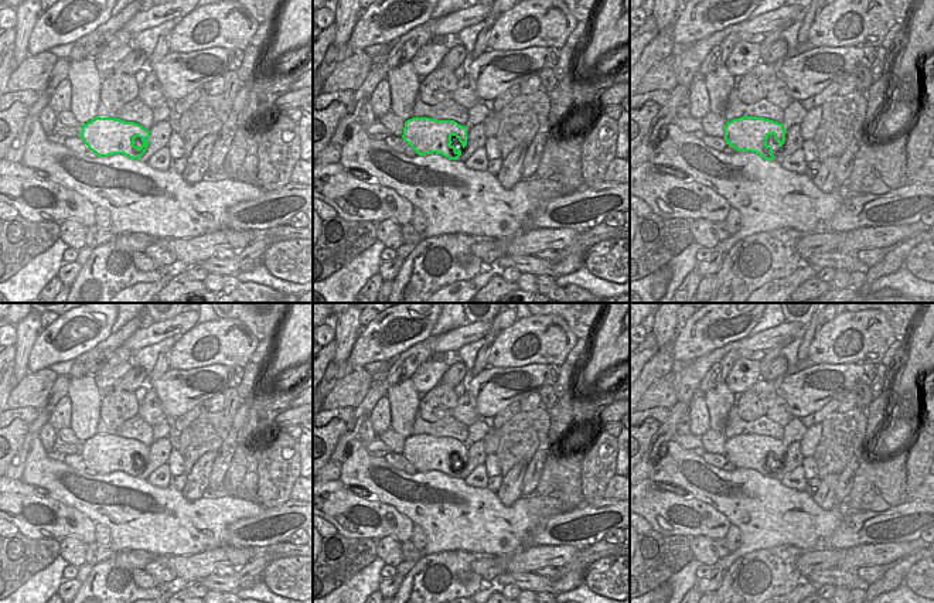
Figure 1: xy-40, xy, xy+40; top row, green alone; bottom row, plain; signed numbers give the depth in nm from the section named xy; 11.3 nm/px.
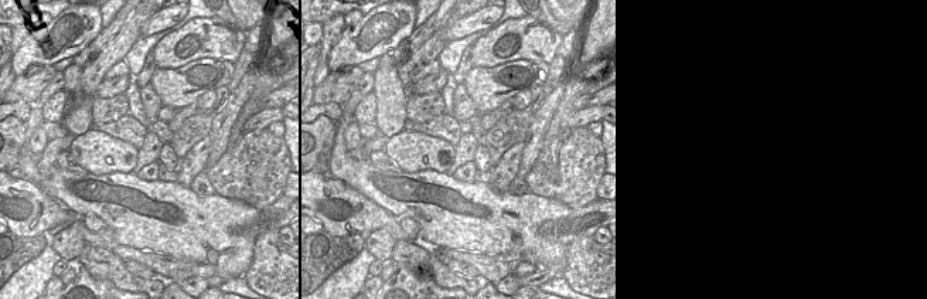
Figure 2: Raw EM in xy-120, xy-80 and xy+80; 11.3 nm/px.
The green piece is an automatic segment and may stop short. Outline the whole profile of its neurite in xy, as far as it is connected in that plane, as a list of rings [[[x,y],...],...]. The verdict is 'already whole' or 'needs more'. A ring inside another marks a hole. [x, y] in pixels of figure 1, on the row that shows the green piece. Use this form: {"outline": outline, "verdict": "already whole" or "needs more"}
{"outline": [[[412,117],[405,122],[402,139],[419,156],[436,153],[457,160],[467,146],[467,127],[454,120]]], "verdict": "needs more"}

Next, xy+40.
{"outline": [[[744,116],[726,123],[725,142],[736,151],[751,151],[764,160],[773,161],[773,151],[777,146],[783,147],[785,132],[783,123]]], "verdict": "needs more"}

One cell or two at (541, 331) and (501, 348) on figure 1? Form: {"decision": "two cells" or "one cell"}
{"decision": "one cell"}

